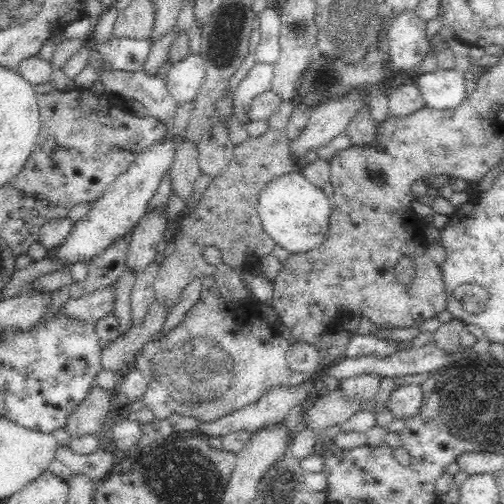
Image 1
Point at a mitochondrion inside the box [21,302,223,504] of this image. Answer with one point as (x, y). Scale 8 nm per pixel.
(44, 367)

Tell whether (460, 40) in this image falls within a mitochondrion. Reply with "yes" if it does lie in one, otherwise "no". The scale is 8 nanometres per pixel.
no

